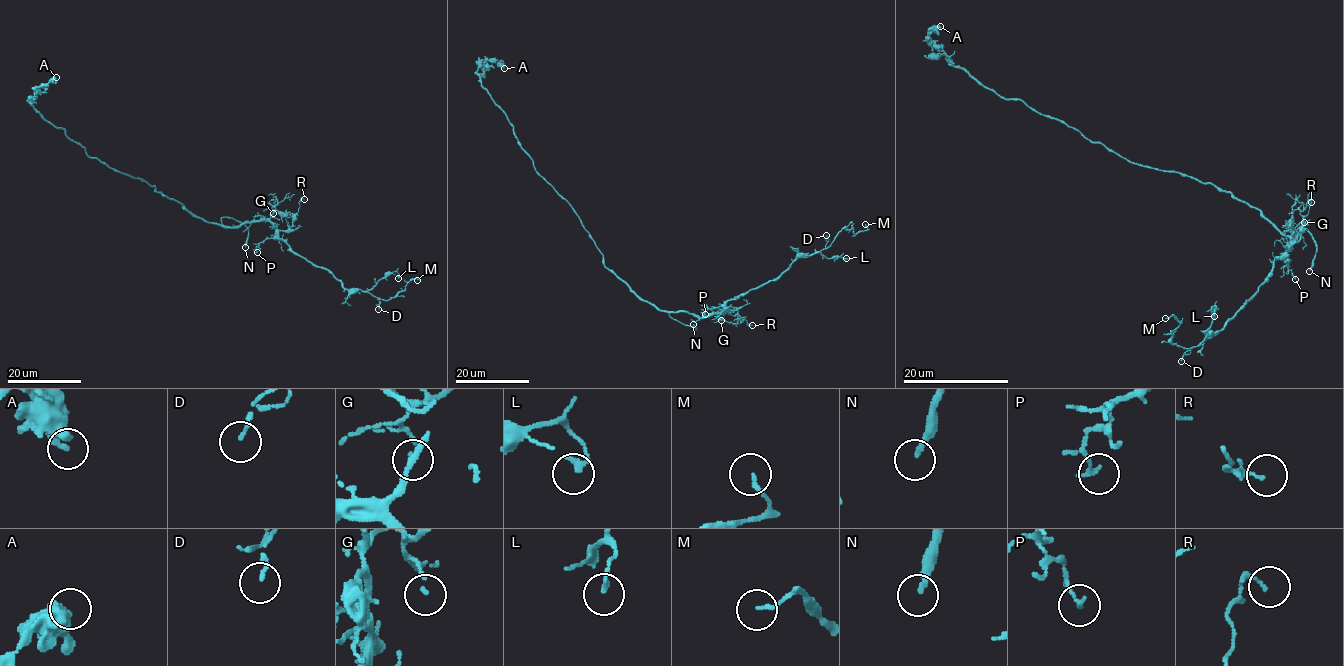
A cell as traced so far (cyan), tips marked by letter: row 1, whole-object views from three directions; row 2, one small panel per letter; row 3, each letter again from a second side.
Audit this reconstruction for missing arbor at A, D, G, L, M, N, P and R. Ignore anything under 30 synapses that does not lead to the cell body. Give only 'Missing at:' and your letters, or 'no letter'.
Missing at: N

